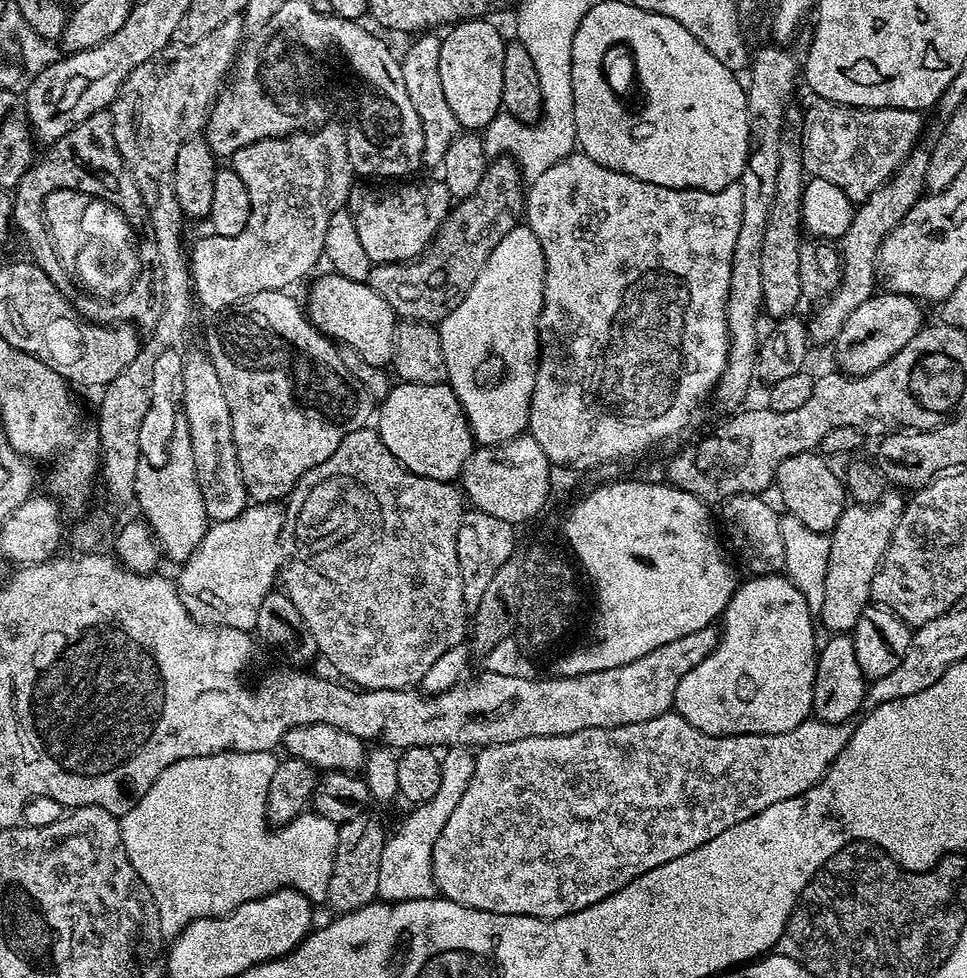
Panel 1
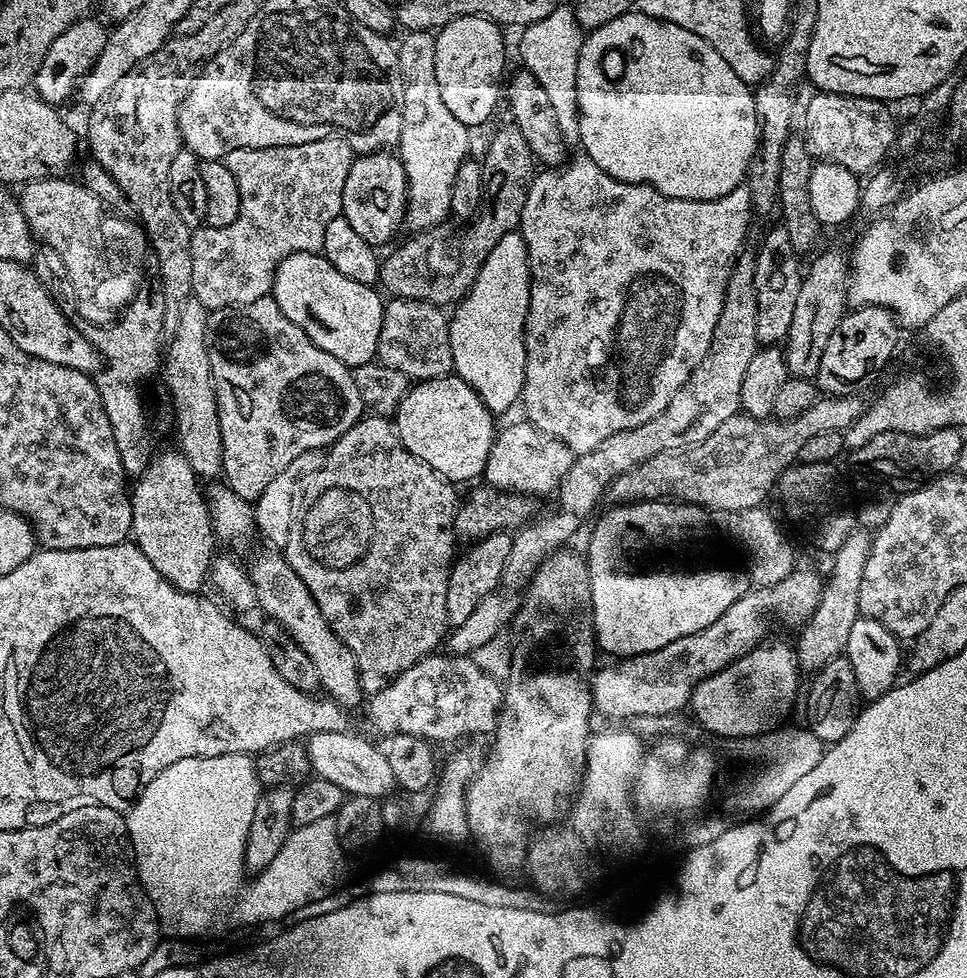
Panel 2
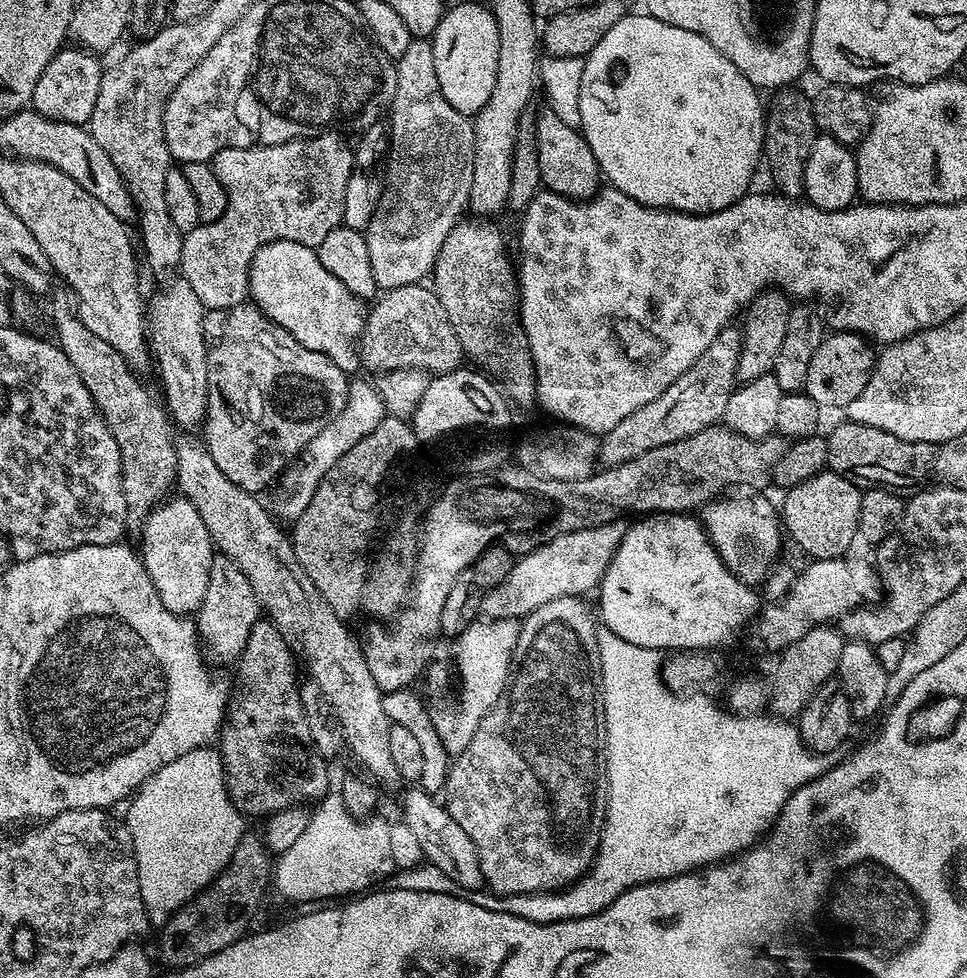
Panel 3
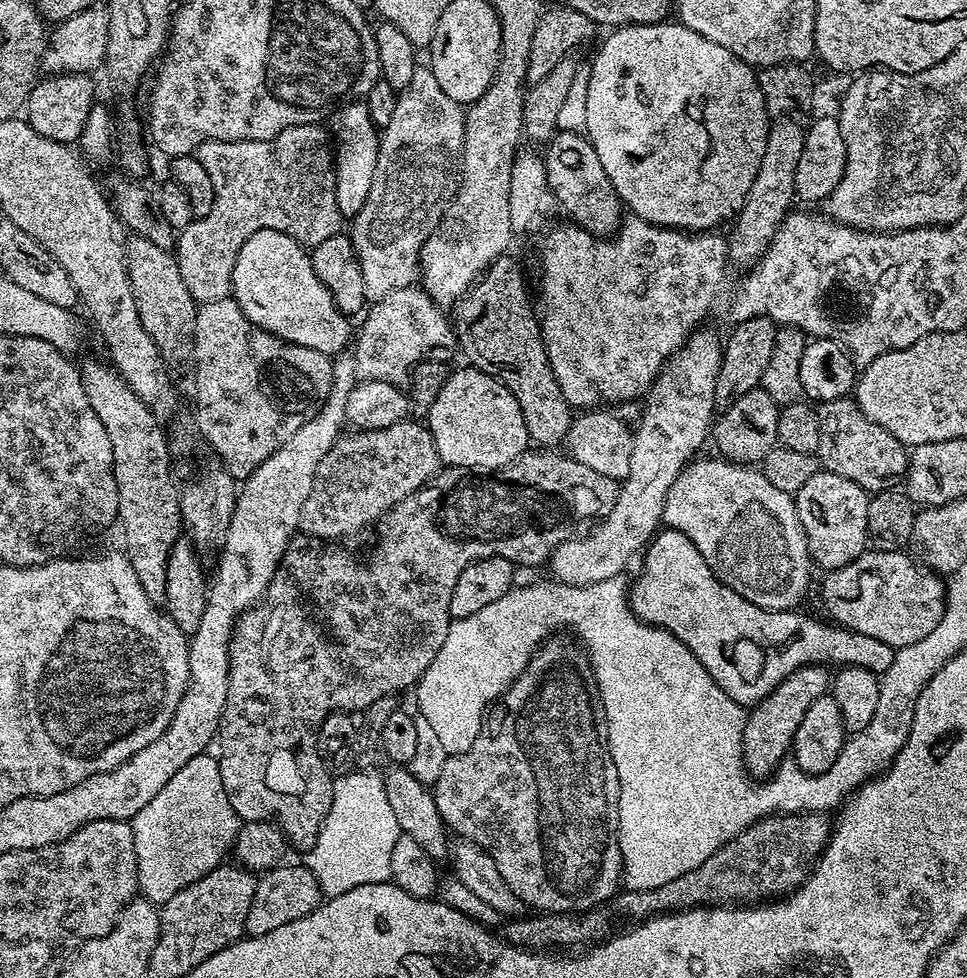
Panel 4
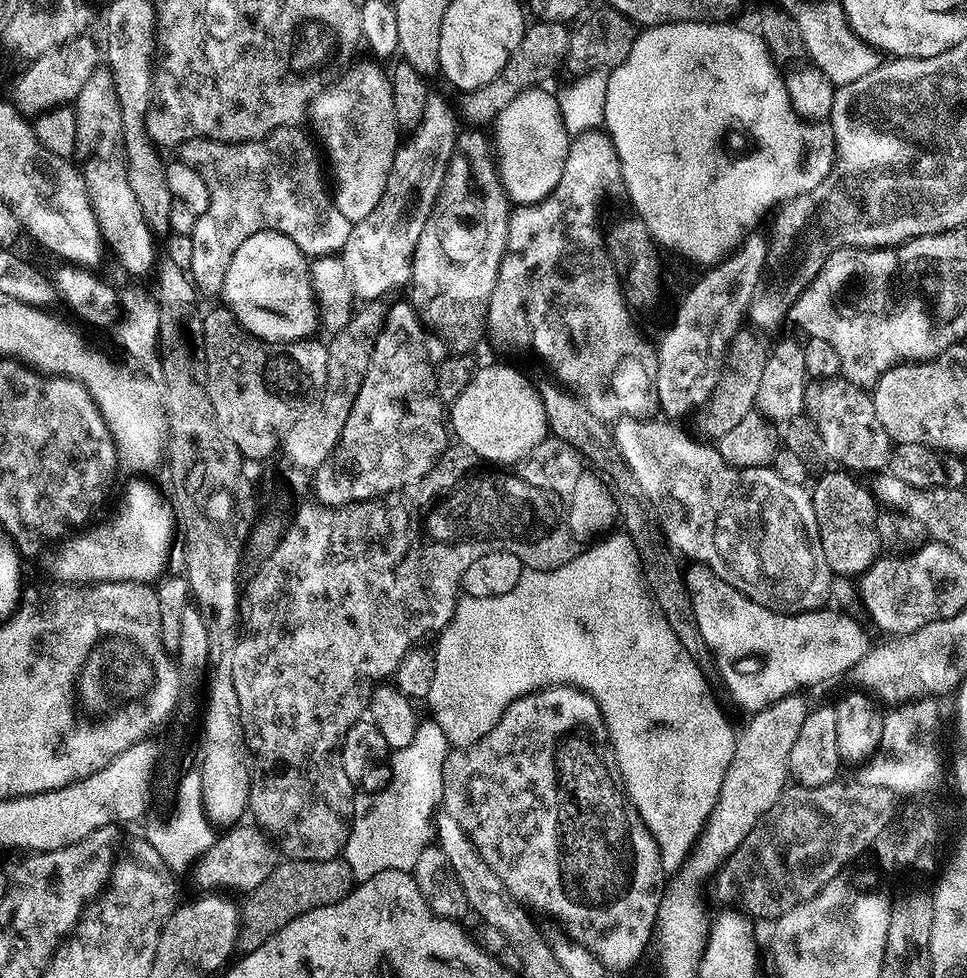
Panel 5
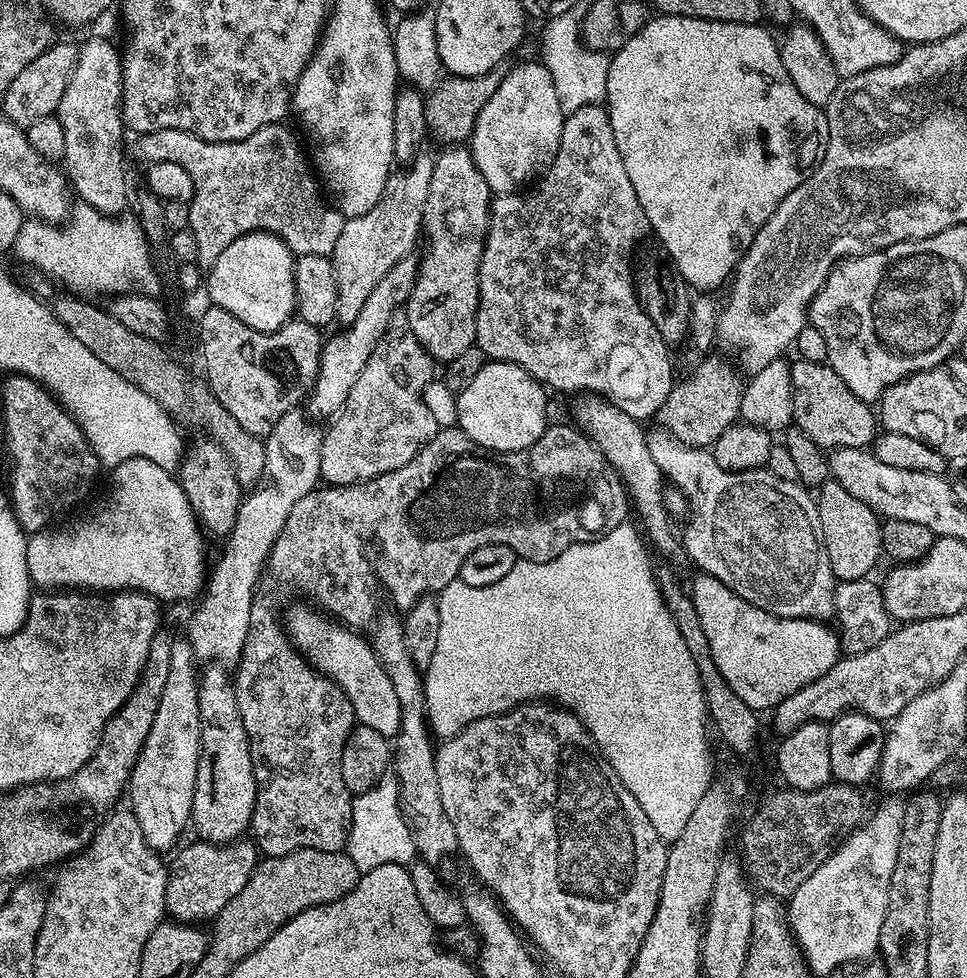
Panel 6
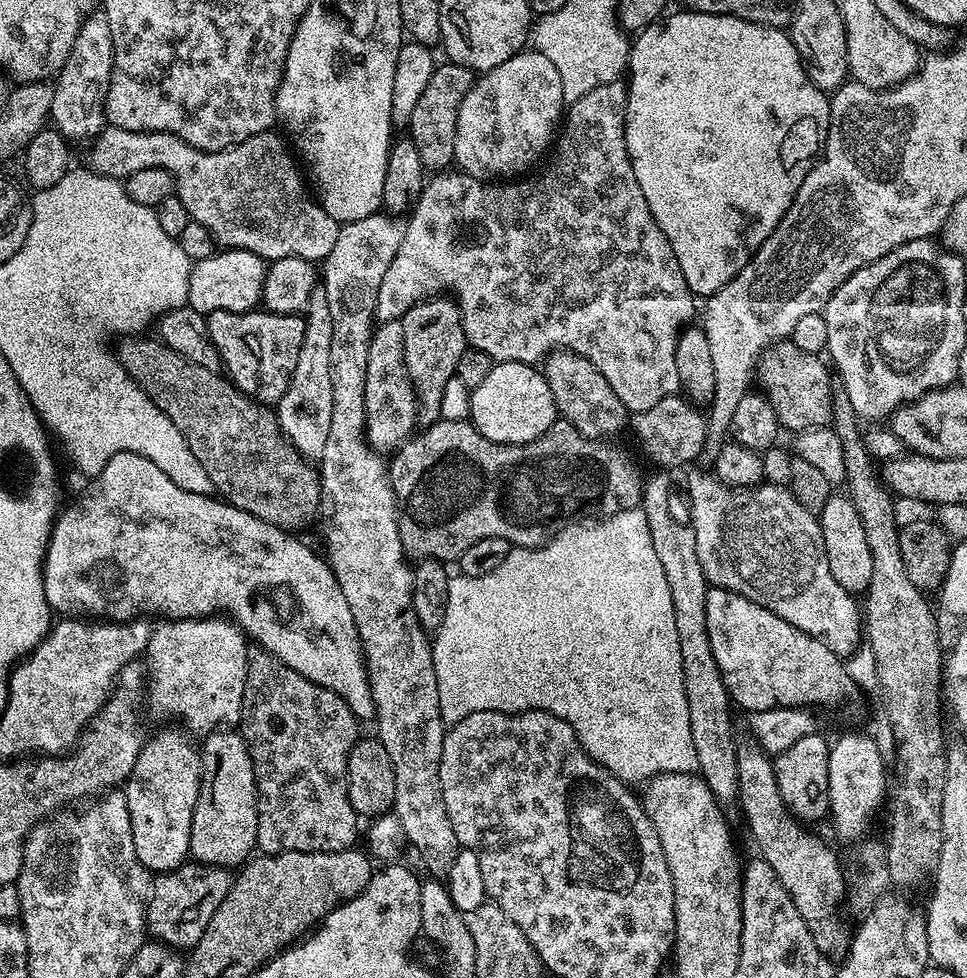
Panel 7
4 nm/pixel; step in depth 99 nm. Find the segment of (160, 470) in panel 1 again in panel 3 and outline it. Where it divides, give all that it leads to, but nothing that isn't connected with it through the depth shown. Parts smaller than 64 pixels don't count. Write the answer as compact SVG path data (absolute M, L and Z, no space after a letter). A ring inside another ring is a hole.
M176 494L152 509L144 519L142 531L144 569L150 574L150 582L154 582L154 590L158 590L158 598L162 598L162 606L179 616L199 613L202 598L206 598L206 586L210 586L210 566L214 555L212 535L210 530L206 530L206 522L202 522L202 514L198 514L196 507L186 497Z

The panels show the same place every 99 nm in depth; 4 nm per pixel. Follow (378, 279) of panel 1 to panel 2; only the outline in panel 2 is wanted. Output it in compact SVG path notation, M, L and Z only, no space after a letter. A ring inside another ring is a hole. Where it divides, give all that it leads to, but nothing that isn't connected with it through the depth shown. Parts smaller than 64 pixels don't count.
M511 127L500 128L496 137L488 144L488 164L483 165L484 169L484 200L475 217L463 225L461 232L456 232L457 225L452 222L436 224L433 228L427 228L419 234L414 234L405 244L394 249L387 257L383 257L380 265L379 283L384 284L383 291L389 297L397 300L421 300L427 304L437 306L455 306L467 296L472 289L472 283L476 281L478 270L482 262L498 246L498 242L504 235L517 231L522 218L522 206L526 206L526 194L530 194L530 186L534 182L538 171L536 155L530 150L530 142L522 138L522 134Z

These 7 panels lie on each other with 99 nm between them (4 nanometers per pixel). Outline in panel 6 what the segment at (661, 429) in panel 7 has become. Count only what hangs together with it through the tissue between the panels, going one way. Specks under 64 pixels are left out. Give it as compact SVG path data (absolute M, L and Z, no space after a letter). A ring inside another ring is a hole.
M720 356L706 357L693 370L692 376L686 377L681 384L680 381L673 383L666 402L659 410L659 423L665 429L674 430L675 439L689 448L708 448L715 444L730 425L740 420L742 379L734 364L733 368L730 361Z

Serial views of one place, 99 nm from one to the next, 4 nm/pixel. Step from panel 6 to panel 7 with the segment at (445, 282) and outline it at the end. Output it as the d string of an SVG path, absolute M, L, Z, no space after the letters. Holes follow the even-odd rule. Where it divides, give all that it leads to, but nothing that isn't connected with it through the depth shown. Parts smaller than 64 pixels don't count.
M447 295L433 296L414 305L400 319L400 325L404 335L406 370L416 387L419 423L424 426L435 424L441 419L440 407L446 382L456 375L458 358L462 358L465 348L469 347L468 339L464 336L460 307Z

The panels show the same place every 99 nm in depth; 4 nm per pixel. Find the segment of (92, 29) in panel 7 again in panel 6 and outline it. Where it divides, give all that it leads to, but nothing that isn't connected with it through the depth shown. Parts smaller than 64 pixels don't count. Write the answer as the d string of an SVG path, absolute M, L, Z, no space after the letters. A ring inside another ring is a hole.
M96 36L93 40L88 40L85 44L81 43L79 45L80 53L78 54L78 62L74 66L74 74L70 74L70 82L66 86L66 94L62 94L62 102L58 102L54 115L57 116L62 122L62 135L66 137L66 146L64 147L64 158L62 161L62 171L68 178L68 182L73 193L76 192L81 201L90 206L94 206L98 211L104 213L105 216L119 217L120 212L124 207L129 207L130 204L130 192L128 196L128 180L124 177L124 152L126 156L126 148L124 148L120 143L123 142L124 136L126 137L126 129L124 126L124 119L120 113L120 96L124 93L124 65L122 63L121 53L118 48L115 48L108 40L103 40L102 37Z

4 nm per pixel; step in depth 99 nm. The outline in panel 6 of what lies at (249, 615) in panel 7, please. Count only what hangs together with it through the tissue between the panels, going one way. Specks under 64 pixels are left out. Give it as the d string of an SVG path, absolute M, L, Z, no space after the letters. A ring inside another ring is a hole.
M130 458L111 472L112 489L89 516L28 536L29 581L40 590L144 592L161 602L199 597L206 584L205 533L179 479L146 458ZM292 604L288 613L283 613L282 623L292 643L321 676L327 676L343 690L356 715L356 724L370 726L370 730L378 730L378 734L383 736L395 737L402 710L398 706L394 684L380 665L371 643L365 637L363 640L359 631L329 618L308 604Z

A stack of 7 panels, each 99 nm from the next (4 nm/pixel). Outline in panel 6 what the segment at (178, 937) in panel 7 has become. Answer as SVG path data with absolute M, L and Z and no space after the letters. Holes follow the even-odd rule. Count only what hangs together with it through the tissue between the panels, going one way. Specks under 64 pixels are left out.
M248 838L233 840L231 844L195 843L185 843L170 860L164 907L173 921L199 925L204 922L200 920L211 921L216 917L222 906L250 882L258 863L258 849Z

